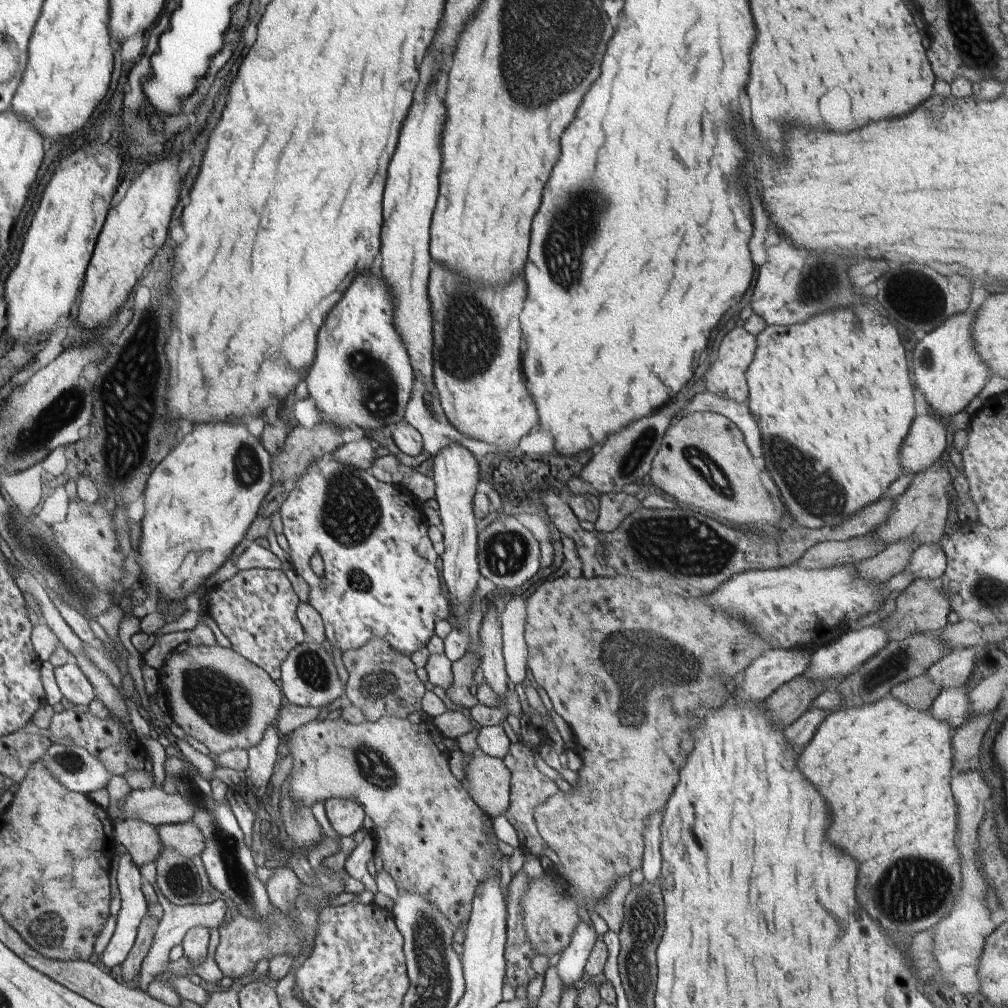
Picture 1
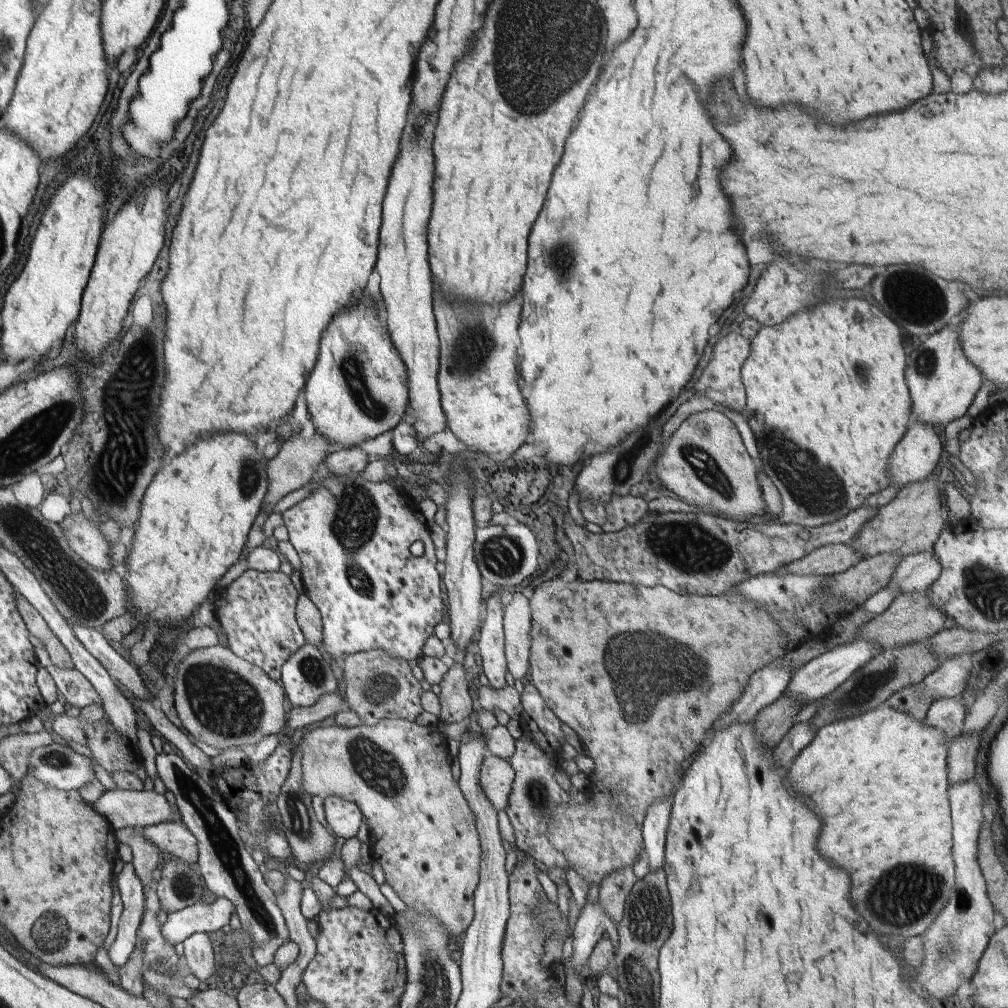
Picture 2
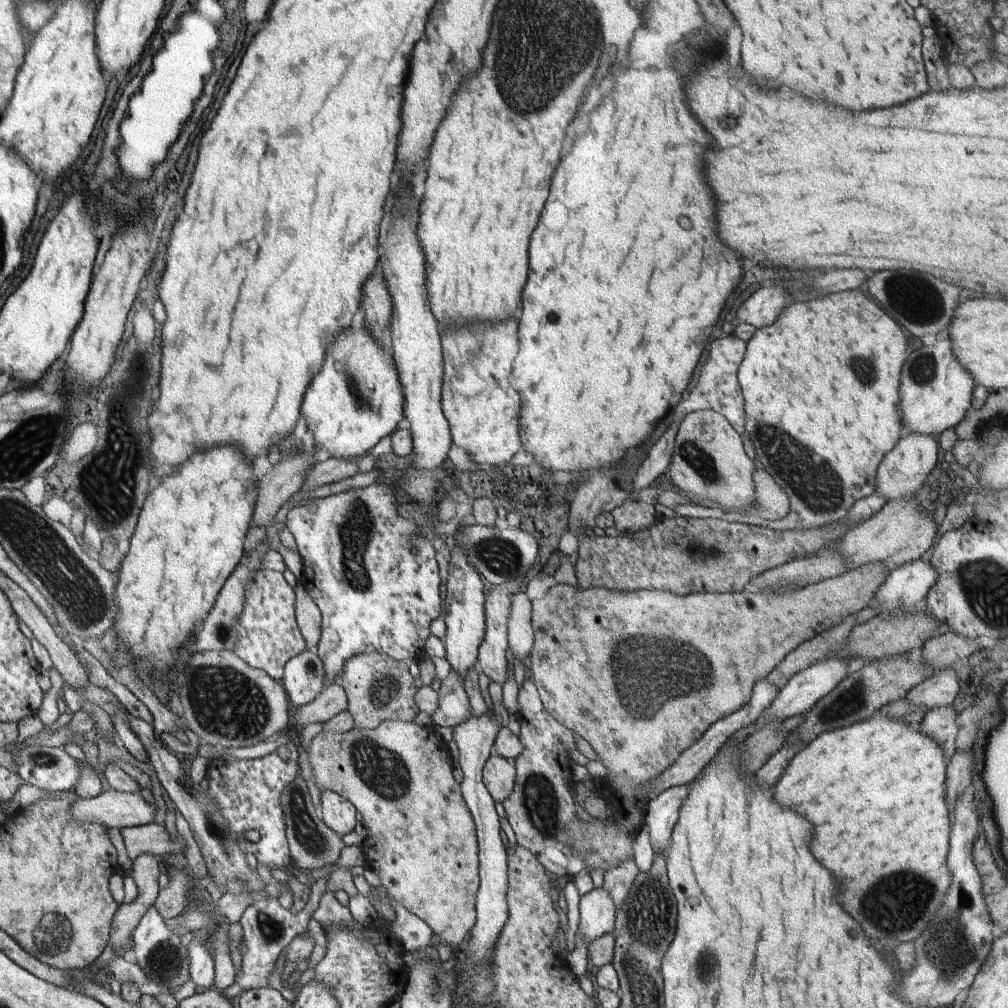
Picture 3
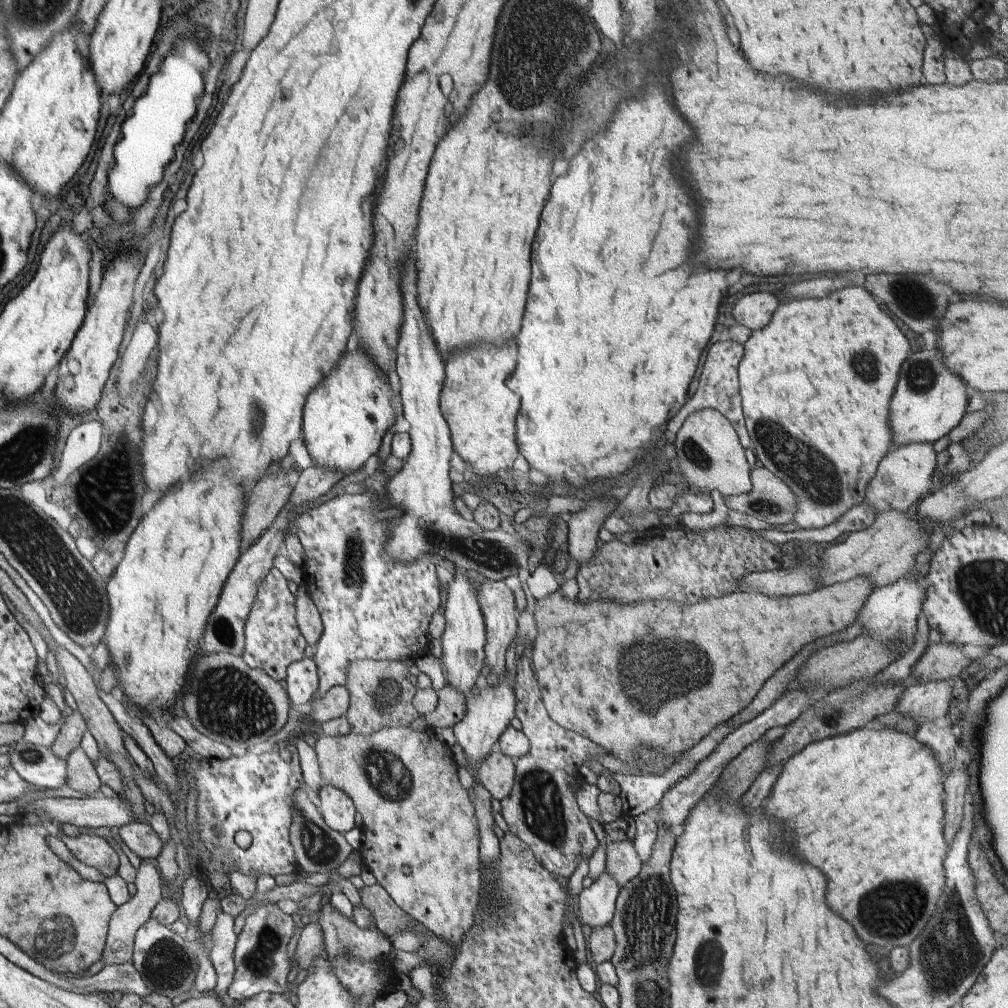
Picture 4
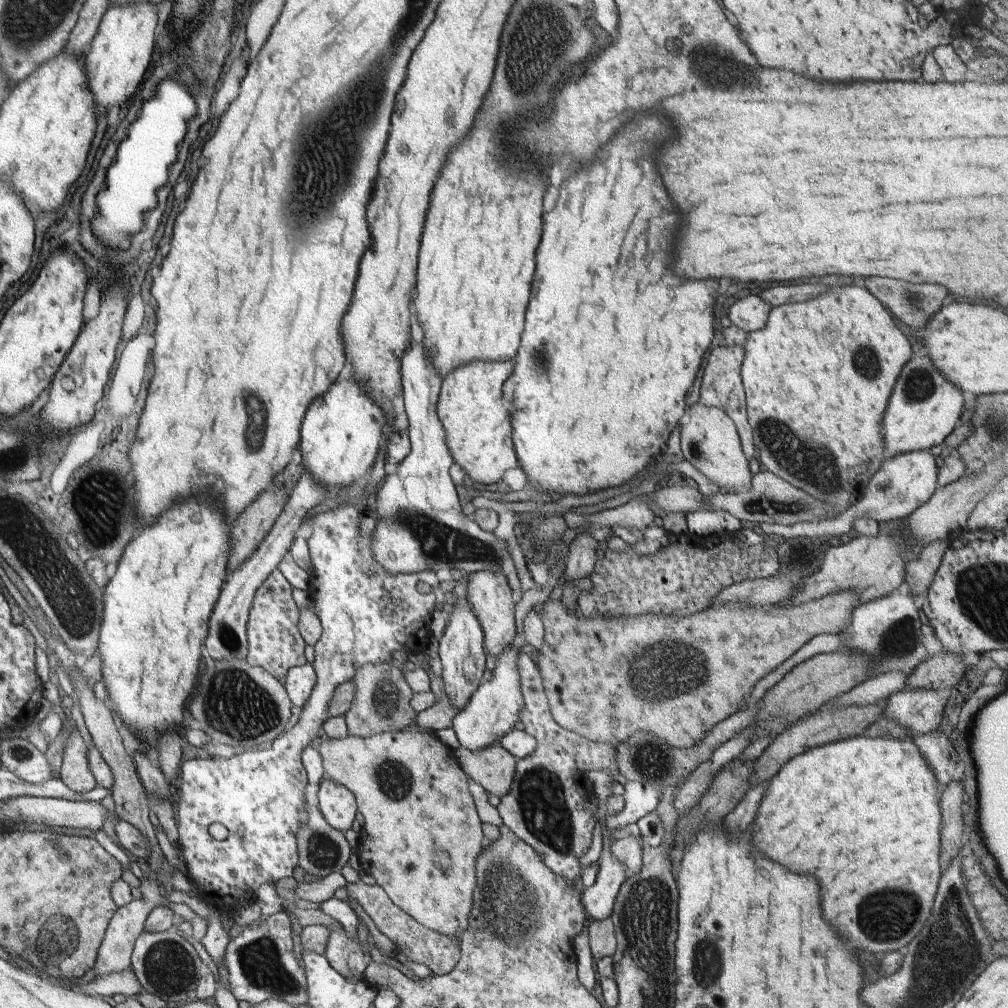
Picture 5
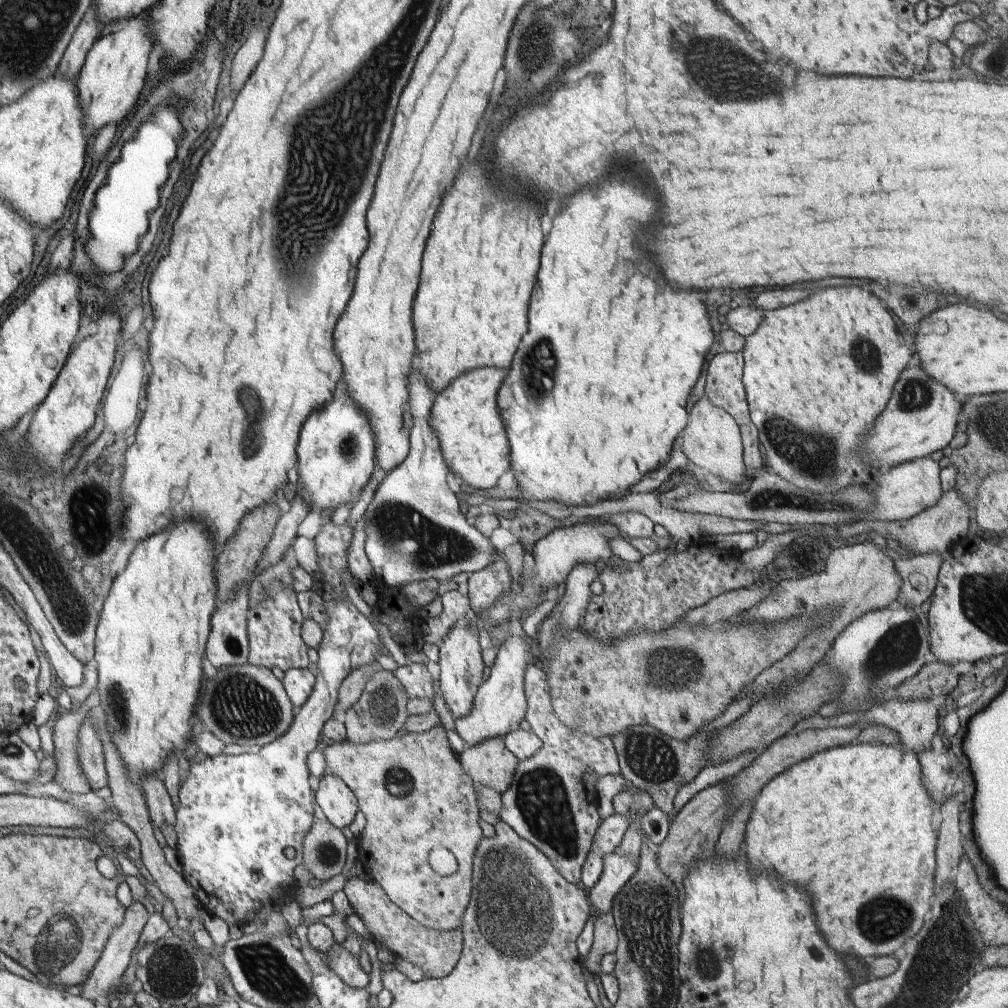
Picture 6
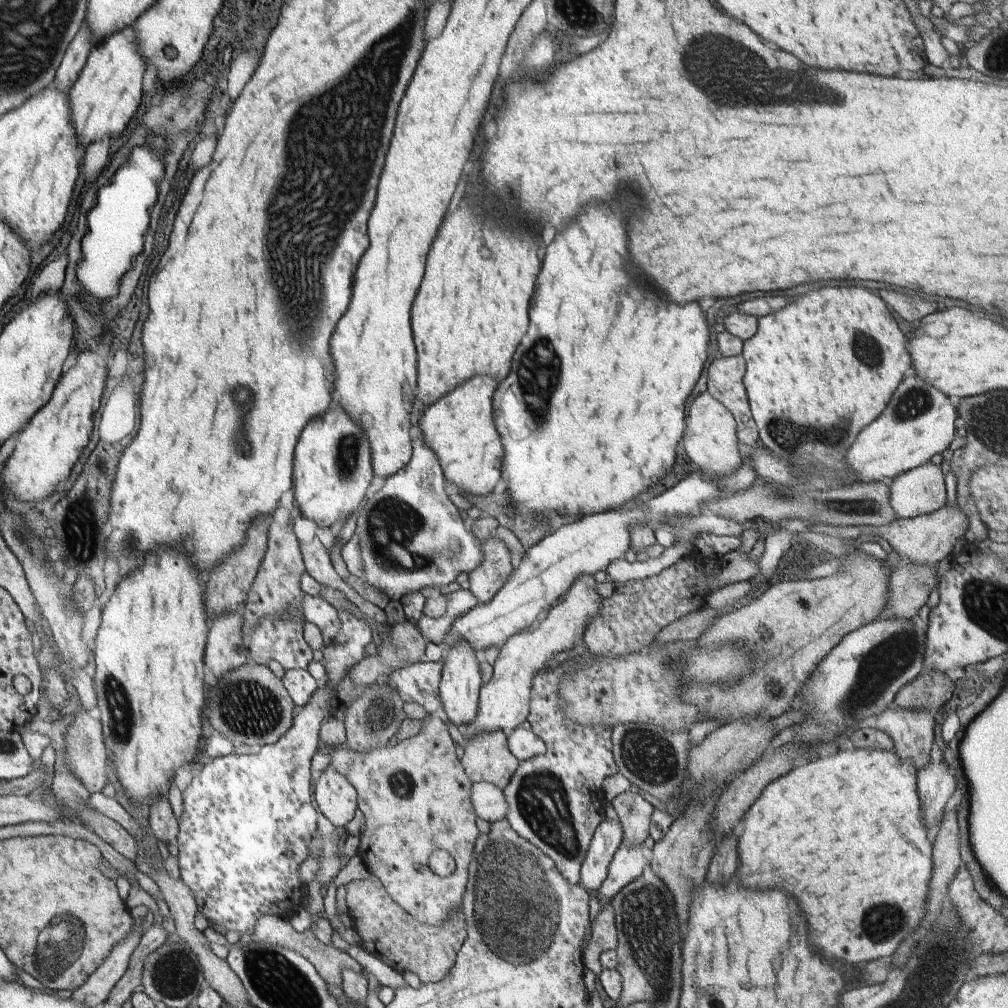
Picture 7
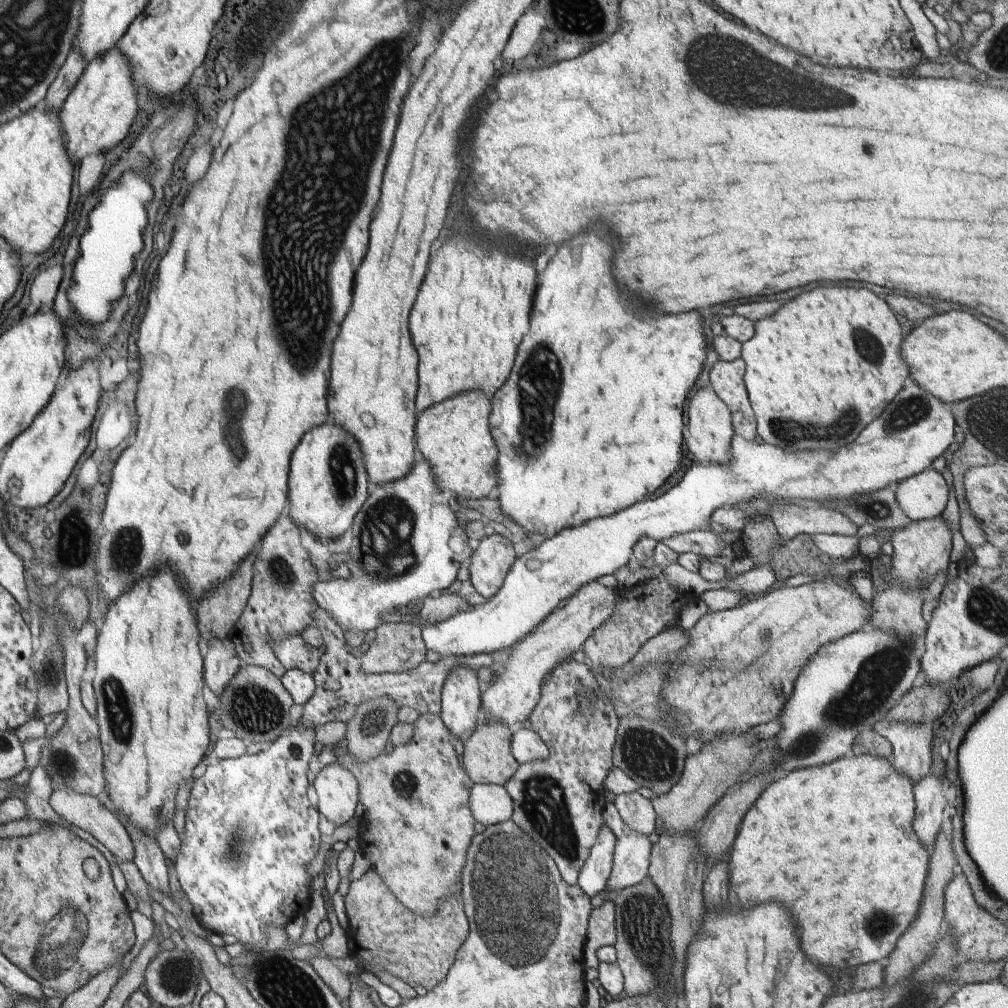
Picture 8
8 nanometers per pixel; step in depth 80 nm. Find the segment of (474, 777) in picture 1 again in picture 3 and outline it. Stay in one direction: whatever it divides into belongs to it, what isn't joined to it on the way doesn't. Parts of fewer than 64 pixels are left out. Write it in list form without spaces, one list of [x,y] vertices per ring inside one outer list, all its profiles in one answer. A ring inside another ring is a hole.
[[[492,751],[484,763],[483,781],[495,802],[503,802],[515,783],[515,759],[507,759]]]

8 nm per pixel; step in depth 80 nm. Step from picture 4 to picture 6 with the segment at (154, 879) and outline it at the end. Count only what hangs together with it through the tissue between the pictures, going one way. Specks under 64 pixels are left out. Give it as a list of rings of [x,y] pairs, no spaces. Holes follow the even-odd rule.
[[[134,901],[131,906],[126,908],[126,915],[124,916],[123,924],[118,924],[115,931],[112,932],[107,945],[104,948],[103,955],[100,956],[99,963],[95,965],[94,971],[89,978],[83,983],[84,990],[82,990],[82,997],[87,997],[88,1000],[107,1001],[110,998],[110,988],[113,988],[126,973],[128,966],[130,966],[138,944],[140,936],[145,928],[146,922],[150,916],[151,906],[145,902]]]

